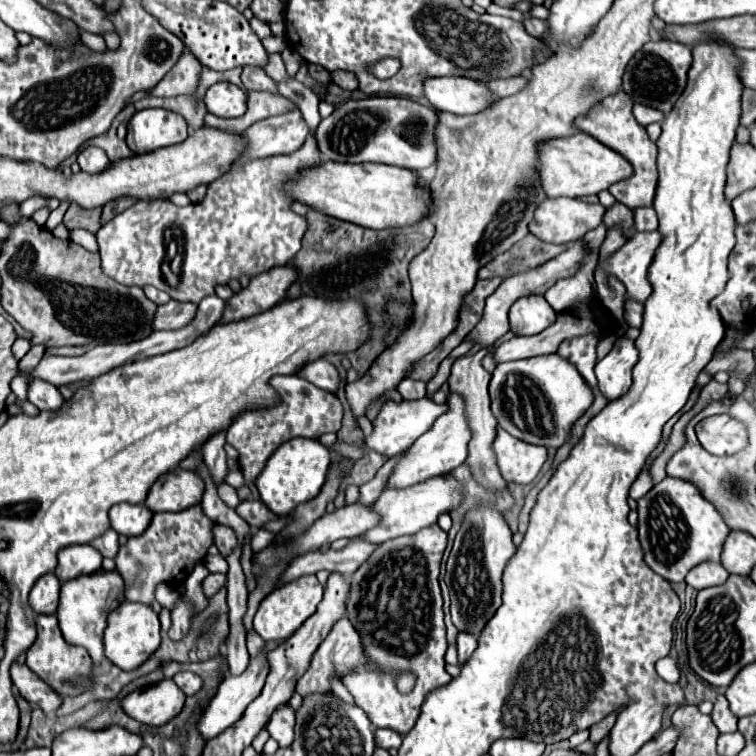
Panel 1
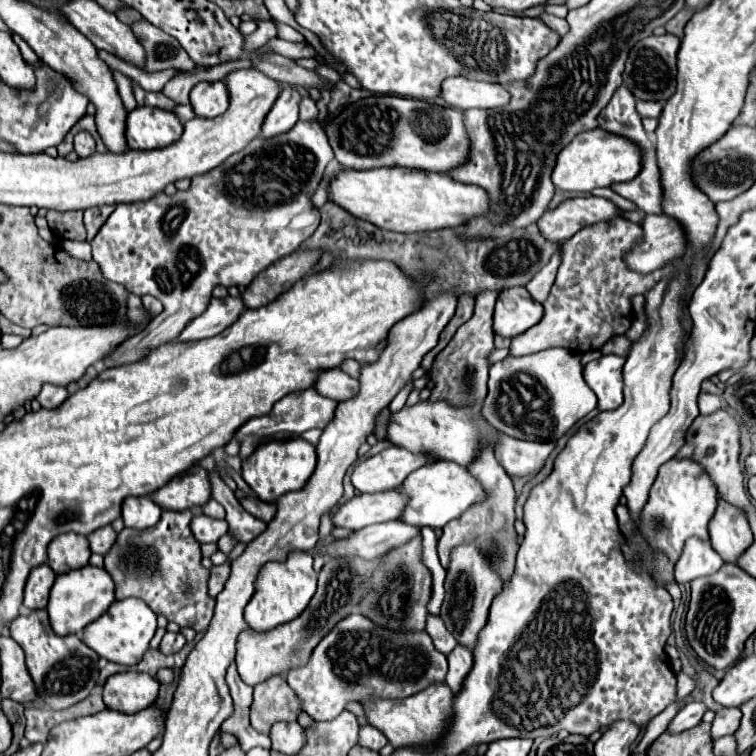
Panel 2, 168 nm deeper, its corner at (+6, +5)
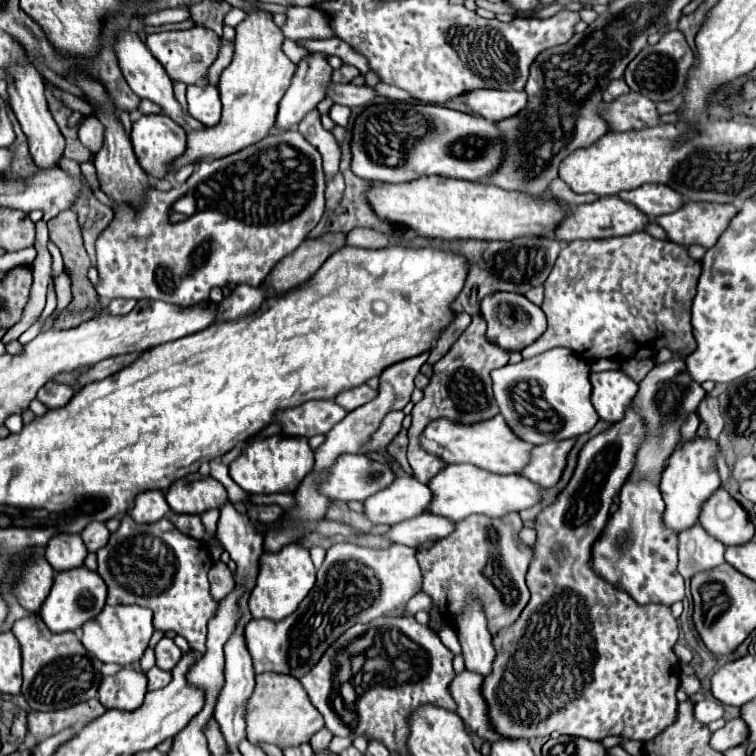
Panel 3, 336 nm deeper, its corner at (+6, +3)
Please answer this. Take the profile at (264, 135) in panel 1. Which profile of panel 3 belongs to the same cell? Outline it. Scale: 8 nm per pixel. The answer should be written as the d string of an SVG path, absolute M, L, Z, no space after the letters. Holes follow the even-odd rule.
M314 52L308 58L300 60L292 86L280 100L278 126L296 128L296 124L304 118L304 114L308 114L308 110L314 110L318 102L326 98L324 82L330 80L332 80L332 66L328 64L326 54Z

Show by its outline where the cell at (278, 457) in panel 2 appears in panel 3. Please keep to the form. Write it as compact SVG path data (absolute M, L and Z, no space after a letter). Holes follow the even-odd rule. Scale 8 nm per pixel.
M268 436L248 442L242 454L230 464L230 478L250 494L274 494L294 492L304 476L314 468L314 452L308 446L308 438L292 436Z

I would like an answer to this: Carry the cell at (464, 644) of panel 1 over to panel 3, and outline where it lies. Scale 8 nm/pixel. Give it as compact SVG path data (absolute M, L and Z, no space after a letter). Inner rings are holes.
M464 670L452 680L450 692L458 704L458 716L480 738L488 742L504 740L504 736L496 734L496 730L492 730L492 724L488 722L488 704L484 702L484 696L480 694L482 682L484 678L480 674L474 674L468 670Z

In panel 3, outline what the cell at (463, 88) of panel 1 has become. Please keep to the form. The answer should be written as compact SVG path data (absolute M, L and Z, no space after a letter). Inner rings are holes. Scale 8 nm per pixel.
M472 90L466 92L466 104L490 122L500 122L504 118L516 116L528 102L526 92L516 90Z

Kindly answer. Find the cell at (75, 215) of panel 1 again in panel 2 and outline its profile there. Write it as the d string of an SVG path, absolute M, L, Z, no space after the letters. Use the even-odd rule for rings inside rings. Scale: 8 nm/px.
M48 210L48 226L60 240L86 240L86 228L82 222L84 212L52 212Z

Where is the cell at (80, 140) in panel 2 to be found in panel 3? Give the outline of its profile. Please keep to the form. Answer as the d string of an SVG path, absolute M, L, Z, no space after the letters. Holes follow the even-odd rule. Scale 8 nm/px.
M88 116L88 118L82 122L78 136L80 136L80 142L82 142L92 154L96 154L96 152L102 148L102 144L104 144L104 124L102 124L96 116Z

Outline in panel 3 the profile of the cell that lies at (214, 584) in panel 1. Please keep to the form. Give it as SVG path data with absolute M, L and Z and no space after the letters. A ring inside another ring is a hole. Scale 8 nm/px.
M216 562L212 566L212 570L208 572L208 580L210 580L210 592L212 592L212 598L216 602L220 602L220 598L226 598L228 592L234 590L234 578L232 578L232 572L228 570L228 566L224 562Z

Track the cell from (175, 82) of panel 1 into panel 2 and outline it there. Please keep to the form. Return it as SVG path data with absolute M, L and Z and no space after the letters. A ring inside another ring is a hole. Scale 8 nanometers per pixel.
M228 62L228 64L220 64L214 68L194 68L194 70L180 70L174 78L168 80L168 84L164 86L164 94L168 98L172 98L178 104L190 104L188 94L190 90L202 82L202 80L224 80L224 76L232 70L240 70L240 68L248 68L248 62Z

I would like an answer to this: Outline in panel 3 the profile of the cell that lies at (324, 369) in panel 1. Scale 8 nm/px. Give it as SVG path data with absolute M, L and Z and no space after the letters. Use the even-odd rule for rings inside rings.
M362 384L362 386L358 386L358 388L340 392L334 400L340 402L340 406L350 412L350 410L354 410L354 408L358 408L358 406L362 406L362 404L374 400L376 394L378 394L378 390L372 390L368 384Z

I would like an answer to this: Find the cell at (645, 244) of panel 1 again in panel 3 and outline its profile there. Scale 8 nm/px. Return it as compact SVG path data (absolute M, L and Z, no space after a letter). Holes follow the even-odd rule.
M686 202L680 210L672 212L672 214L664 214L656 218L656 224L660 224L666 234L668 240L682 244L682 246L690 246L690 244L700 244L704 248L712 248L716 244L716 240L720 238L720 234L724 232L724 228L728 226L728 222L734 218L734 214L738 212L738 208L734 204L712 204L712 202Z

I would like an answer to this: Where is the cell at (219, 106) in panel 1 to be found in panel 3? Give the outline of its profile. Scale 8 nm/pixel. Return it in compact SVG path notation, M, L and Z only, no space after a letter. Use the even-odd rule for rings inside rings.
M194 84L188 86L188 112L192 118L202 122L204 126L214 126L220 120L220 98L218 88L210 84Z

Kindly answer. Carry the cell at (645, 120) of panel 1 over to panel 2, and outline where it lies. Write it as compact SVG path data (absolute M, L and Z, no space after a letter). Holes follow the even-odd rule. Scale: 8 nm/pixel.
M638 100L638 102L636 102L636 112L638 112L642 118L644 118L644 116L648 116L648 118L658 118L660 112L662 112L662 103Z

